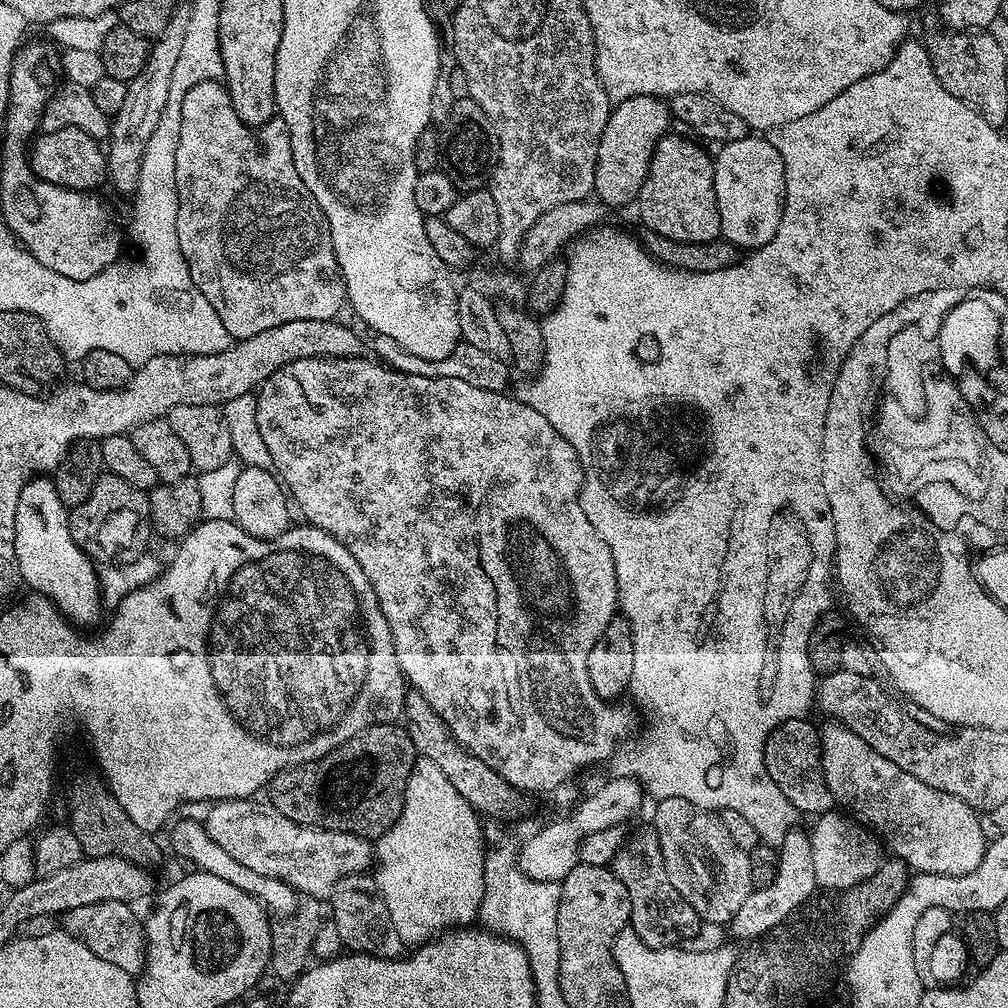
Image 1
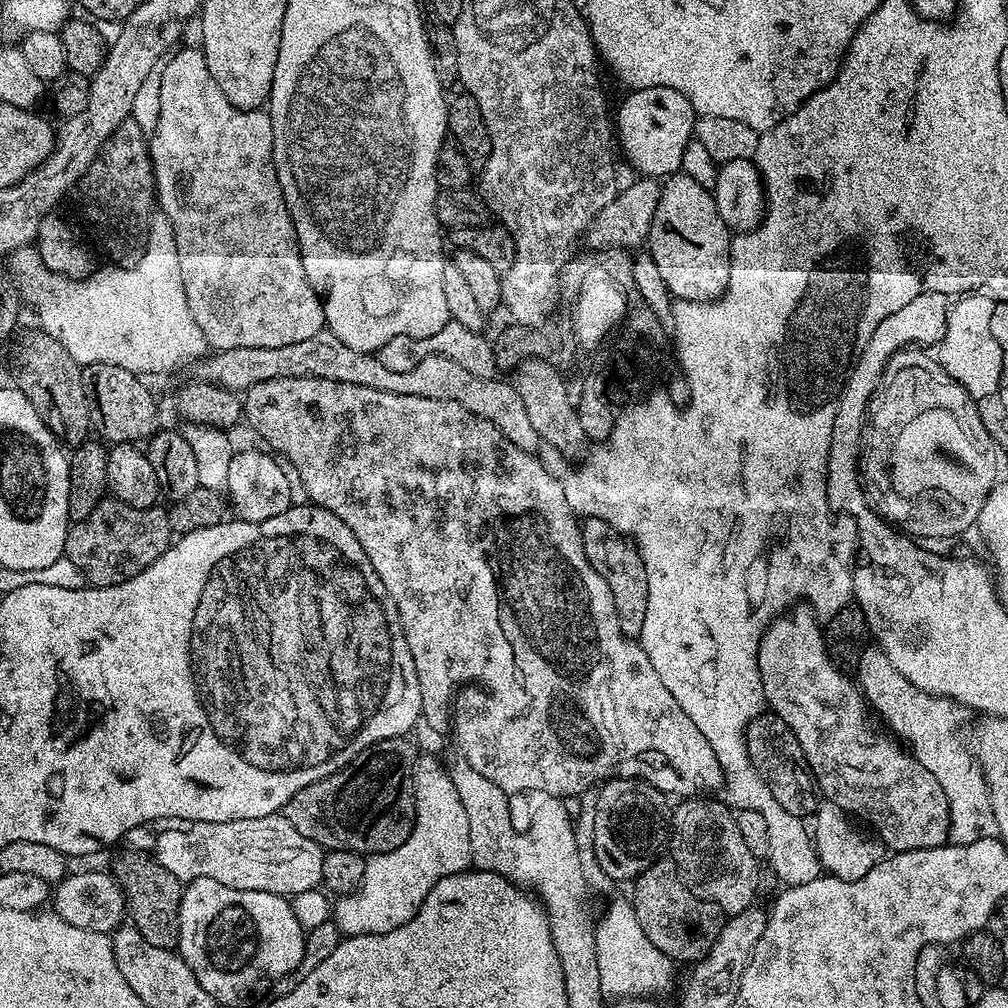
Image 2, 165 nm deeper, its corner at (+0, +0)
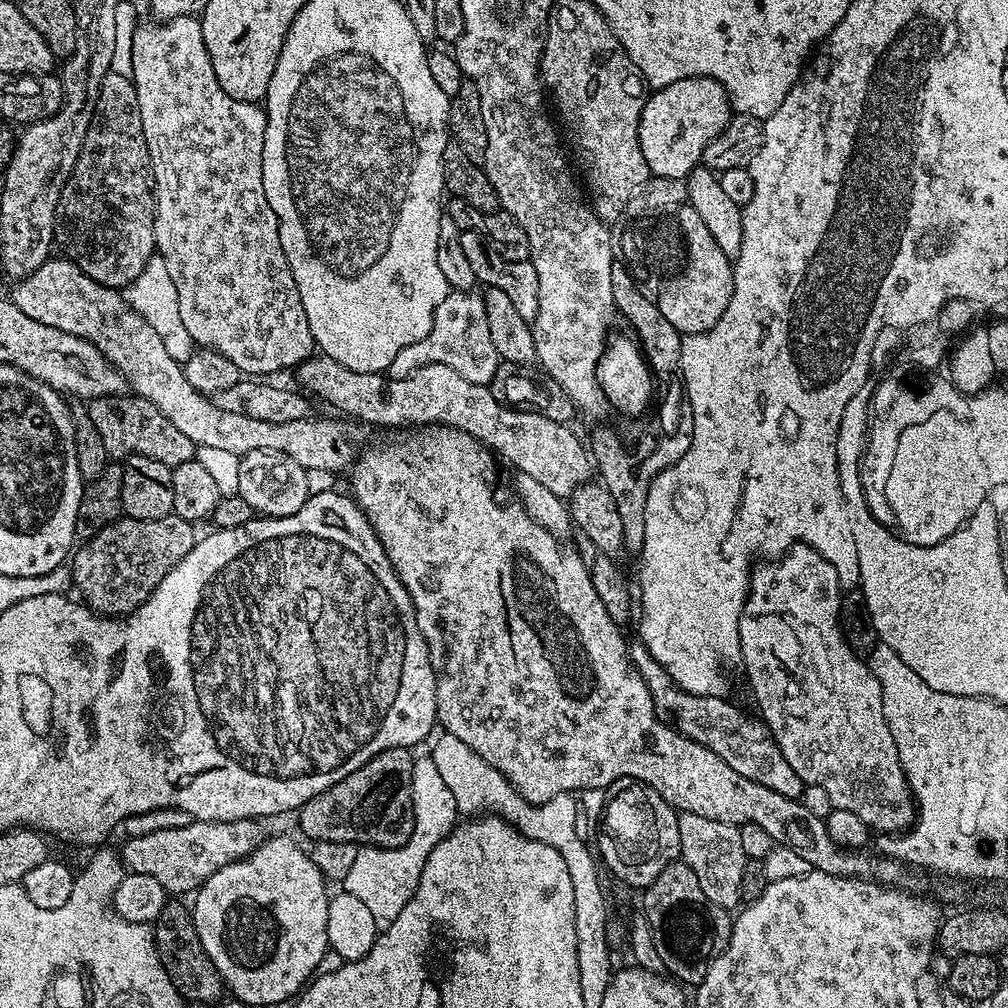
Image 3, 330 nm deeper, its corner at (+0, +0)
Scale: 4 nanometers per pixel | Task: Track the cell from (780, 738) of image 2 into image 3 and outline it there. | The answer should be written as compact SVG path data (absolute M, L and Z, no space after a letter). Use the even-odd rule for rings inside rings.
M633 643L630 655L633 669L639 672L650 690L657 713L664 714L664 711L668 711L672 715L671 723L681 736L697 740L702 746L706 746L706 750L718 754L718 758L722 758L726 766L730 766L730 770L738 770L742 778L750 778L750 782L770 786L770 790L778 790L778 794L791 800L803 797L806 781L794 774L794 766L786 762L782 750L763 720L755 715L747 716L724 696L699 696L682 690L642 643Z

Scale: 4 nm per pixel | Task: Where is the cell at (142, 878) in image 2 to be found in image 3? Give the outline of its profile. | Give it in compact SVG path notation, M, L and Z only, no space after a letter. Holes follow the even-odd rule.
M169 899L164 905L162 914L154 922L158 958L170 982L185 1001L193 1000L196 1004L212 1004L220 995L225 995L224 980L218 974L214 962L210 962L206 950L202 950L202 942L198 938L198 930L192 921L189 905L179 904L176 900L179 899Z

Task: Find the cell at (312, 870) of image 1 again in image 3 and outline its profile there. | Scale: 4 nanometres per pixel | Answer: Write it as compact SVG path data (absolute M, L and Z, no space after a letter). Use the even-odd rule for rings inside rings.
M193 820L192 824L178 829L155 830L154 833L141 837L125 839L124 848L122 847L122 863L128 872L150 874L150 878L162 882L164 891L169 894L180 894L176 892L192 894L218 870L222 870L222 866L234 860L243 860L261 844L262 835L260 836L258 825L256 820Z

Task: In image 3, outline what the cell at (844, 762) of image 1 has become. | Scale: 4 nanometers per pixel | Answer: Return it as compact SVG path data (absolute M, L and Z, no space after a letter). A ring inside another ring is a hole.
M793 544L783 556L760 562L753 567L748 578L748 597L740 615L740 660L744 664L744 672L748 675L748 684L752 687L752 696L760 707L759 719L768 725L768 730L782 750L786 762L794 766L794 774L809 785L817 784L828 795L832 808L850 810L850 814L858 814L865 826L876 834L899 834L916 823L916 801L908 785L906 774L902 770L902 762L898 758L898 746L894 746L894 734L890 734L890 726L886 726L886 718L882 710L882 686L878 686L878 678L868 668L867 663L853 652L848 641L844 639L844 630L840 626L840 602L842 589L838 570L818 554L809 544Z

